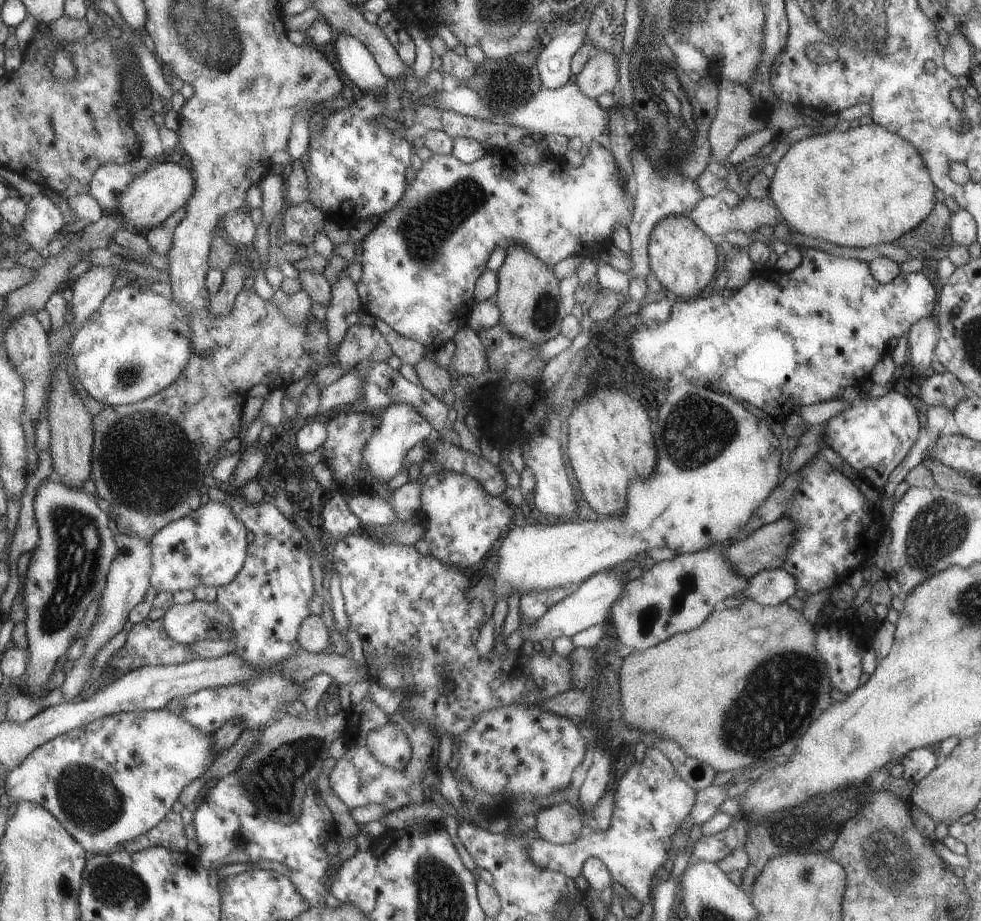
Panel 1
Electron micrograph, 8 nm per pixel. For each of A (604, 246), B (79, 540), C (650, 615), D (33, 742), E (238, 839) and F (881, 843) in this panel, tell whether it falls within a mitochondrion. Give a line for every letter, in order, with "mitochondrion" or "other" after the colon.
A: other
B: mitochondrion
C: mitochondrion
D: other
E: mitochondrion
F: mitochondrion

